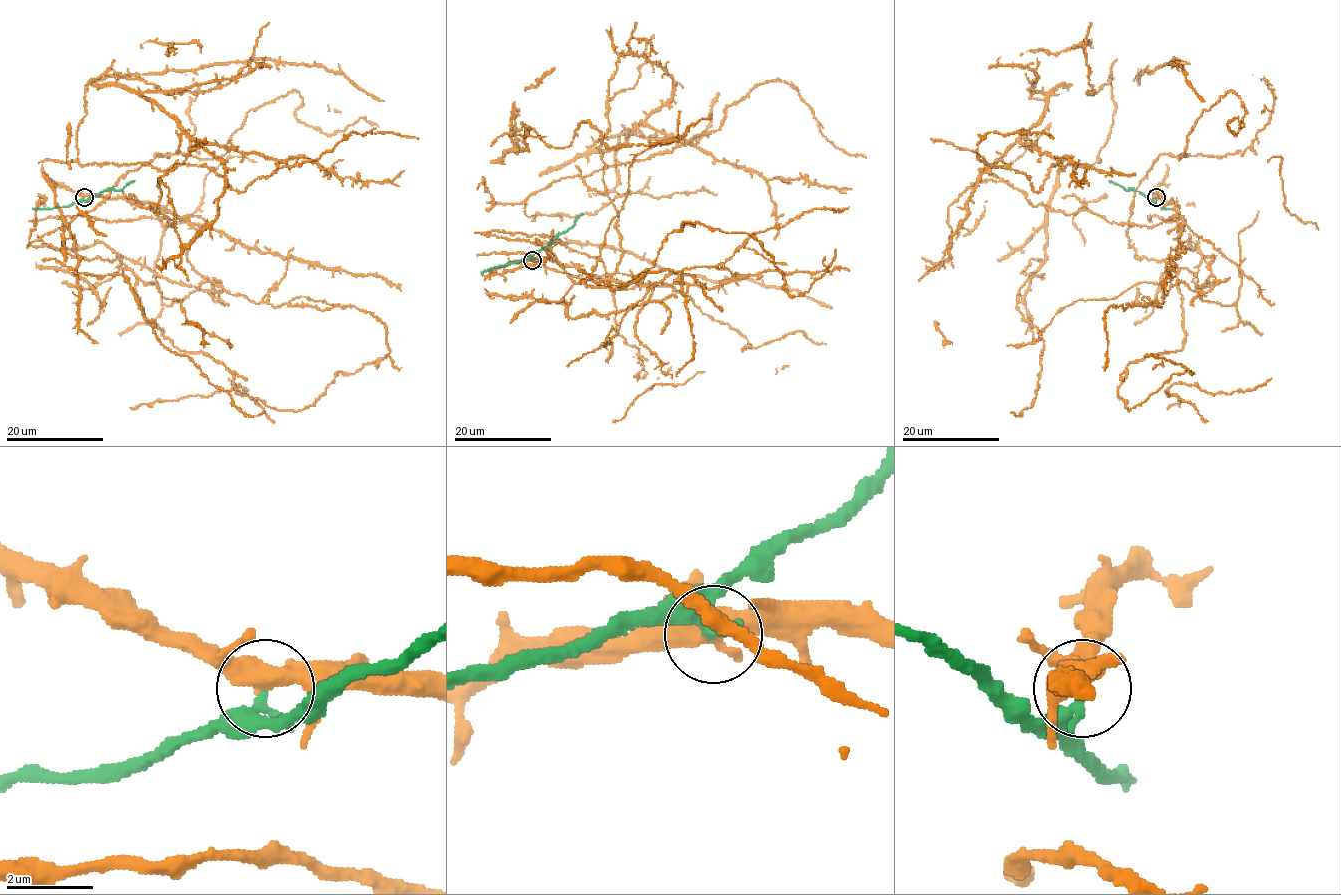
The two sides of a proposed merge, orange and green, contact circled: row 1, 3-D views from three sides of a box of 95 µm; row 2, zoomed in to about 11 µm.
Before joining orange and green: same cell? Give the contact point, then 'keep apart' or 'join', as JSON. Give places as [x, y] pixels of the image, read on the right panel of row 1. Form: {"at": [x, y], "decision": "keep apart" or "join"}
{"at": [1156, 197], "decision": "keep apart"}

